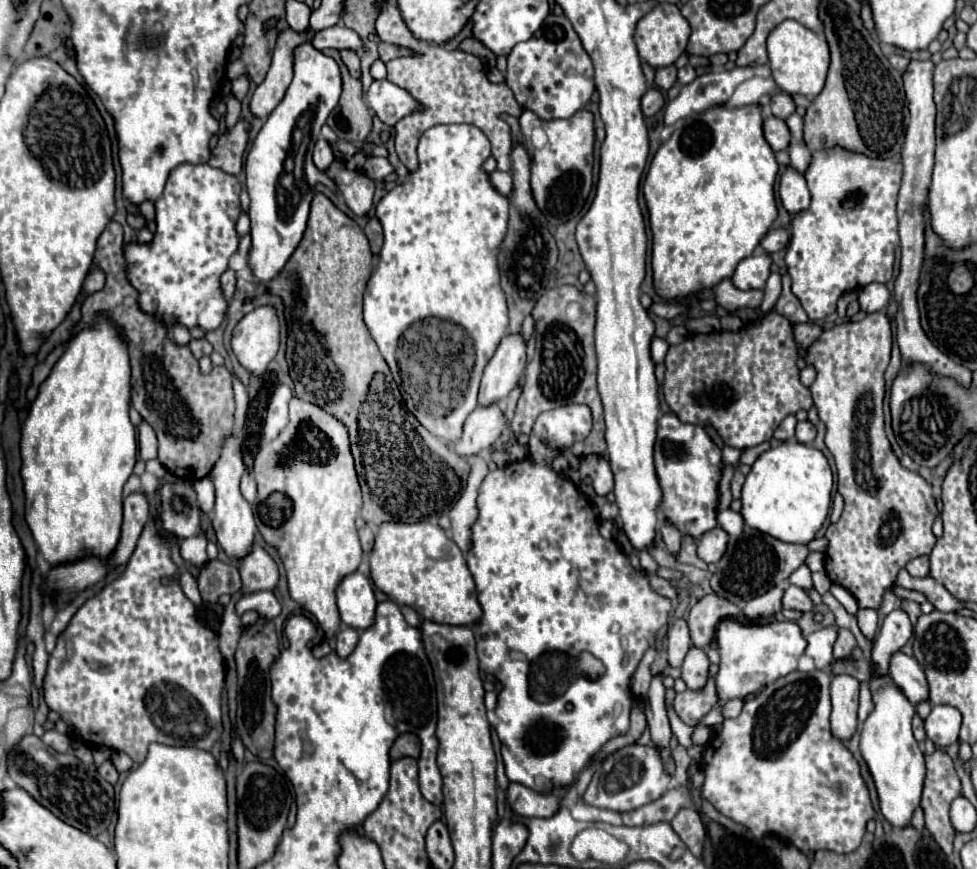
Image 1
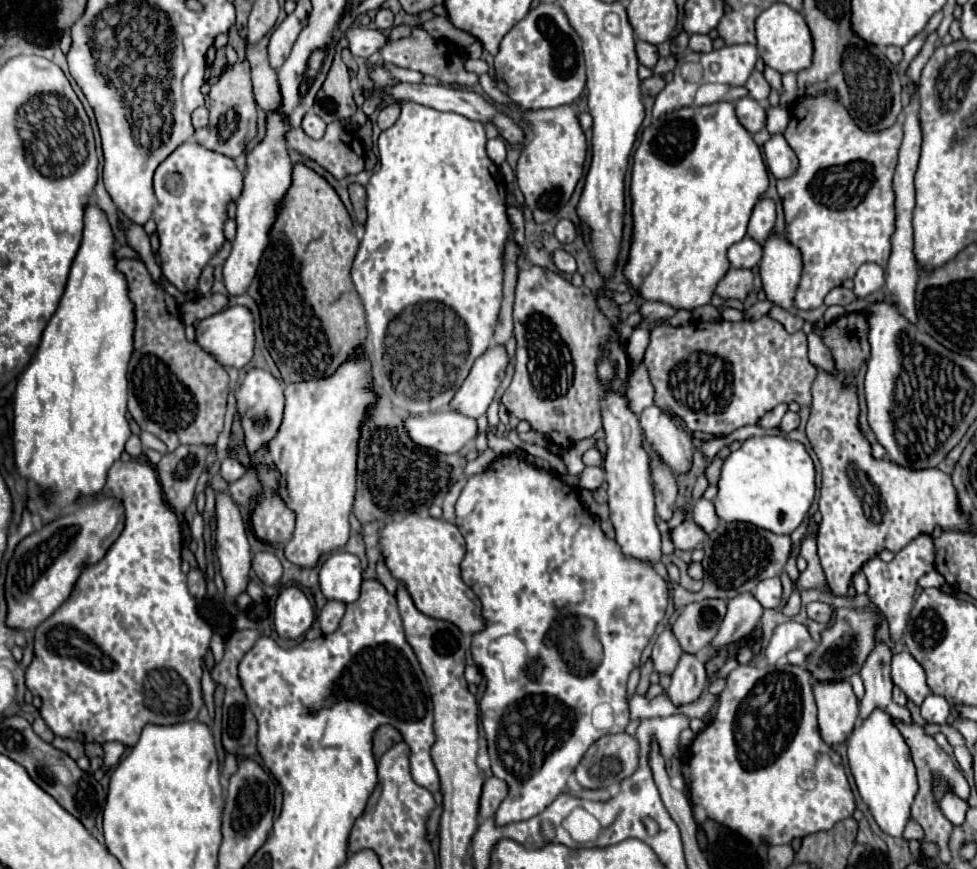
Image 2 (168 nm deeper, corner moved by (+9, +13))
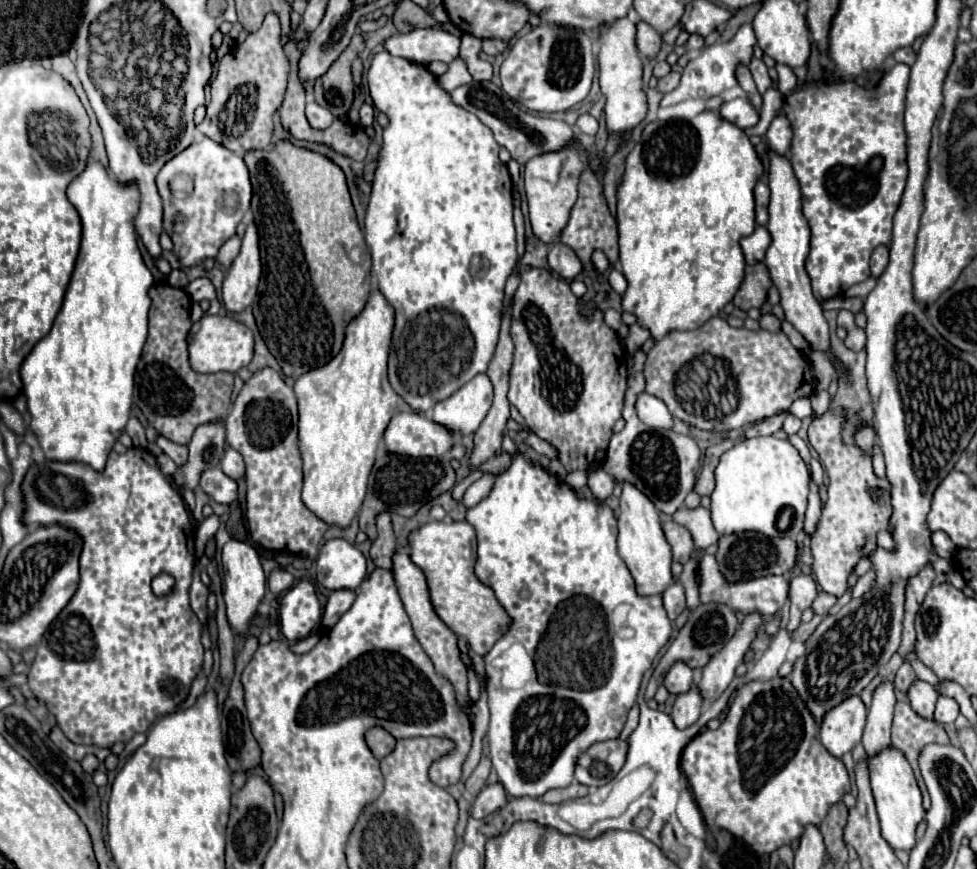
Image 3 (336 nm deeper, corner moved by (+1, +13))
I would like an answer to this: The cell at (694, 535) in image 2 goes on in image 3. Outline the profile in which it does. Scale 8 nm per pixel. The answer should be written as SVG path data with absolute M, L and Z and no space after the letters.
M673 520L663 522L661 528L665 532L667 544L671 546L673 560L679 562L679 564L685 564L691 558L691 554L693 554L693 540L691 540L689 530L683 528L683 526L679 526L679 524L675 524Z

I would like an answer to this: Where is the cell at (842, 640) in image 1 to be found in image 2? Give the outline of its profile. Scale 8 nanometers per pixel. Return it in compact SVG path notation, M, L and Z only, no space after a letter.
M811 602L811 604L807 604L807 616L815 622L829 624L831 616L833 616L833 610L831 610L831 606L827 606L823 602Z

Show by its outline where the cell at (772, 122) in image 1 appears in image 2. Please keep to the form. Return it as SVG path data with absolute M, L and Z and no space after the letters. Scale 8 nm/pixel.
M745 96L745 98L737 100L735 110L737 110L739 122L741 122L751 134L759 132L759 130L763 128L763 120L767 120L765 108L763 108L757 100L751 100L751 96Z

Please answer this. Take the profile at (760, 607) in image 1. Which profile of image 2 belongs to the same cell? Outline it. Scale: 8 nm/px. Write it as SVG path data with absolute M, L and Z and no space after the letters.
M745 592L743 596L735 596L729 600L727 616L721 624L719 634L713 638L713 646L733 646L745 638L749 638L763 614L763 606L755 600L753 592Z

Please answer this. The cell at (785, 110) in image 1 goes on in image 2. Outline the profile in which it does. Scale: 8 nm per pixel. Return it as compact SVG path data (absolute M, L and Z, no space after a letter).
M753 72L751 76L749 76L749 80L747 80L747 90L749 90L749 96L751 98L755 98L757 102L767 102L767 98L769 98L769 92L771 92L771 86L767 84L767 80L763 78L763 74L761 72Z

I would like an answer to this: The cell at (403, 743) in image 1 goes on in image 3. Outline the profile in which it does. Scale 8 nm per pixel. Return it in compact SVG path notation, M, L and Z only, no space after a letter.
M369 728L365 732L365 742L377 760L385 758L395 748L395 738L383 728Z

